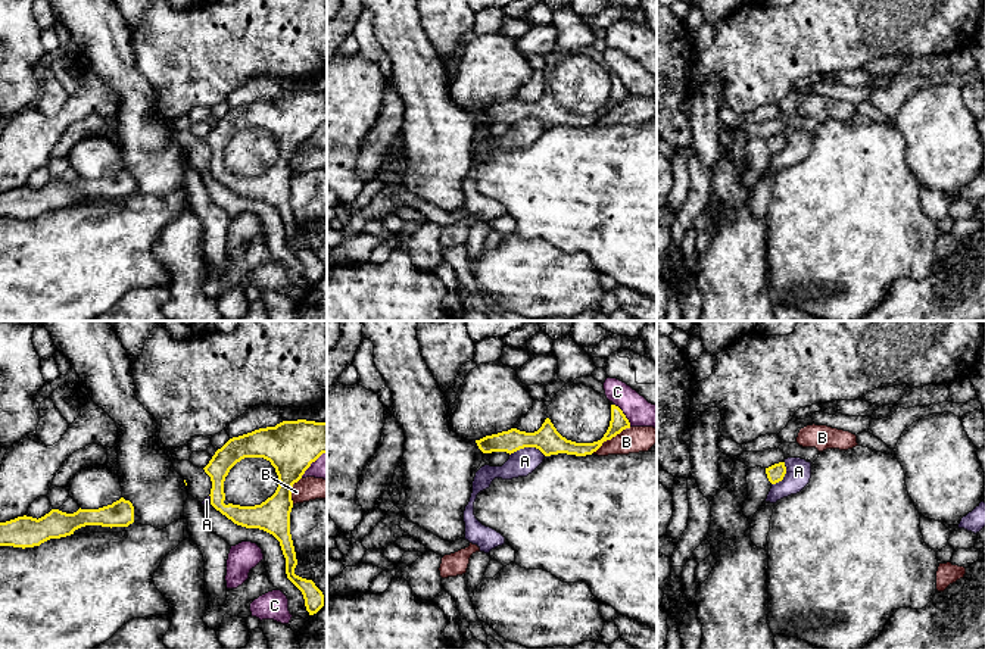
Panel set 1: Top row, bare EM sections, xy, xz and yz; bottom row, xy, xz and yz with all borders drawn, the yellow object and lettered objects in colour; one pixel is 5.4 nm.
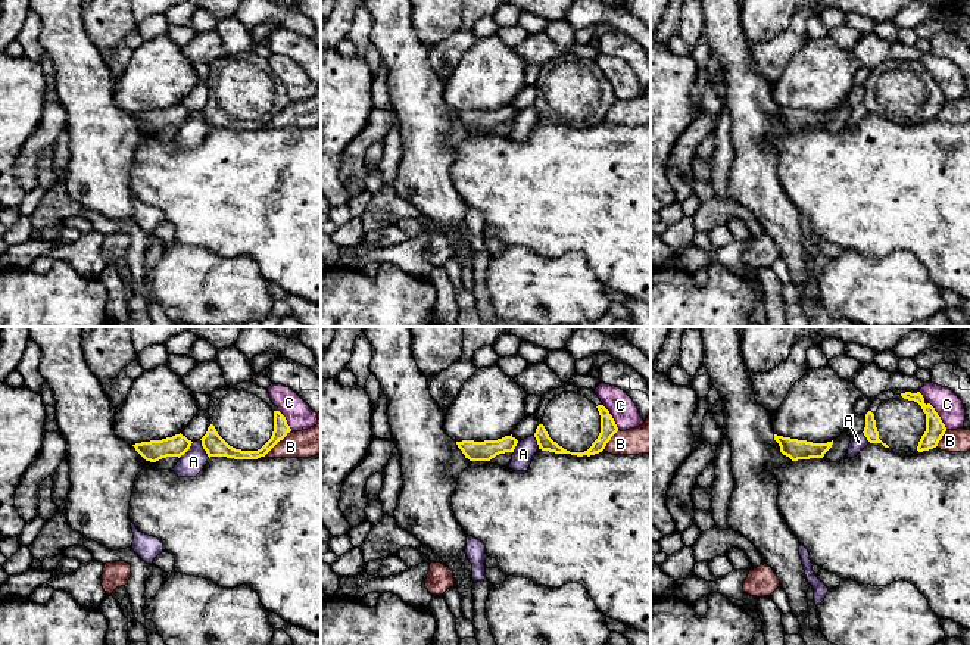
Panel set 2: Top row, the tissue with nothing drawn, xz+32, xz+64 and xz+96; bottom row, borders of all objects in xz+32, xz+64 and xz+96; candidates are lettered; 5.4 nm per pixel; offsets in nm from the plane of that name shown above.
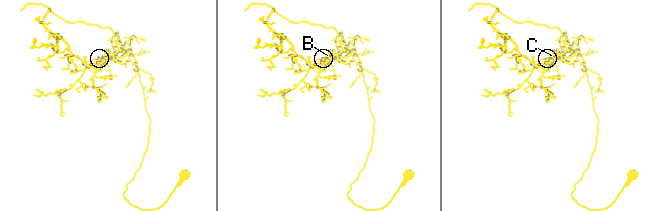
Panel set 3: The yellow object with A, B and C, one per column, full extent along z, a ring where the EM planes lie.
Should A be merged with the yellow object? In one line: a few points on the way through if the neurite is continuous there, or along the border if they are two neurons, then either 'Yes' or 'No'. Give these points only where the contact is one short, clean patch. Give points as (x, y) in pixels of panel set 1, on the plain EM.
Boundary: xz (510, 124), (524, 118), (538, 118), (545, 125). No

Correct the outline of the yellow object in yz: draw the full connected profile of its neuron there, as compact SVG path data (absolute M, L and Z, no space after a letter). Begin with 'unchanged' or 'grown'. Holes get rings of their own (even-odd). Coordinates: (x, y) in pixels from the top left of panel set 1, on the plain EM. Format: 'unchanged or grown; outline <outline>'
unchanged; outline M779 132L779 134L774 134L769 138L766 138L766 144L772 155L782 152L786 144L785 132Z

